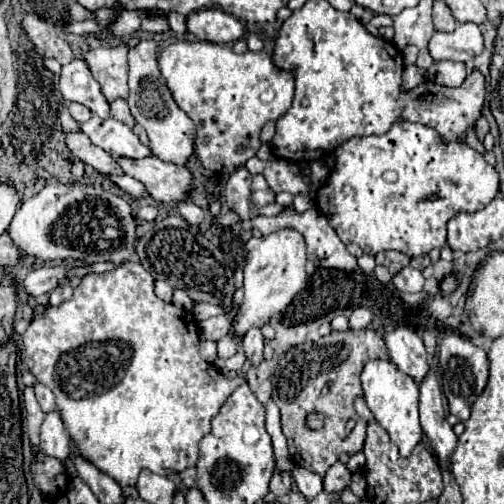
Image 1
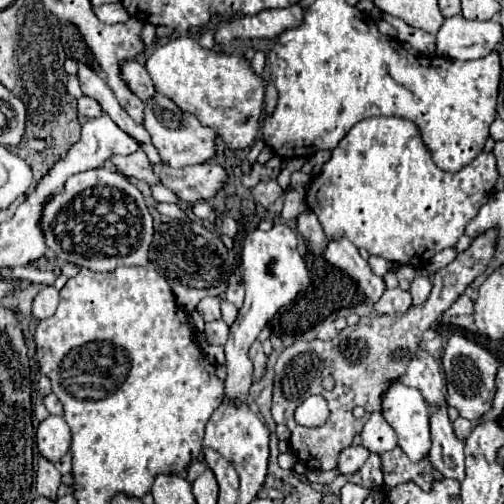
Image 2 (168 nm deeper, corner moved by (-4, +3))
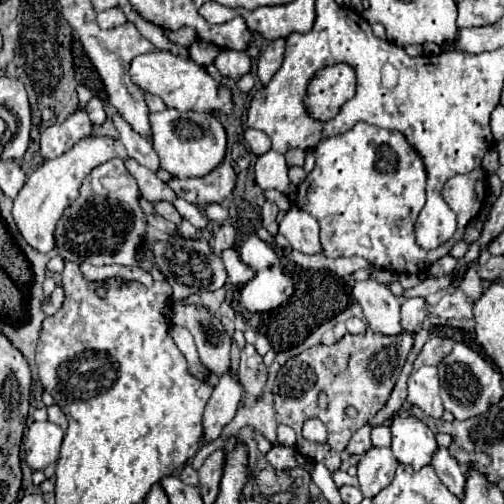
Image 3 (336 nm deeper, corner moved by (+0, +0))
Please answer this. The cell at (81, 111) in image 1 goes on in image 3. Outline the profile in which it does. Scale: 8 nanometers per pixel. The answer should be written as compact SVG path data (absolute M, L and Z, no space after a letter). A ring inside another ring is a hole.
M93 96L93 98L87 102L85 110L87 110L87 114L89 114L89 118L91 118L93 124L103 124L105 118L107 118L107 116L105 116L105 108L103 108L103 102L101 102L97 96Z

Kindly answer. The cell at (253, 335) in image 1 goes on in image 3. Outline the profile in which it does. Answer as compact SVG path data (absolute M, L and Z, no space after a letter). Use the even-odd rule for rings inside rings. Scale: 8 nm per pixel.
M245 344L245 348L241 350L239 378L241 378L245 392L251 398L259 398L259 394L267 382L267 366L263 364L263 358L257 354L253 344Z

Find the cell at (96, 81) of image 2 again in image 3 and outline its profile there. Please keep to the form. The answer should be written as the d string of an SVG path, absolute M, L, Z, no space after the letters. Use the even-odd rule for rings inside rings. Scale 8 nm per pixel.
M113 114L113 124L115 124L117 132L119 132L119 142L121 142L121 144L125 146L125 150L127 150L127 156L129 156L129 158L135 158L139 164L143 164L143 166L151 168L153 172L157 172L157 168L159 168L159 158L157 158L157 154L155 154L155 150L153 150L153 146L151 146L151 142L149 142L149 138L137 134L137 132L123 120L121 114Z

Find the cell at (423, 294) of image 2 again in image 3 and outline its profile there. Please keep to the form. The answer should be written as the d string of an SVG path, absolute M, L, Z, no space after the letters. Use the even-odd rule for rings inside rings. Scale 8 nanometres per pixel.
M409 298L401 304L401 326L407 332L417 332L425 318L425 298Z

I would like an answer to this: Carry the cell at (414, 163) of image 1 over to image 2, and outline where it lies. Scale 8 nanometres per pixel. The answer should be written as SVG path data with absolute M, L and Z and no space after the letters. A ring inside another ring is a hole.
M369 117L369 119L359 121L359 123L339 141L339 145L331 151L331 157L329 157L329 161L323 165L321 175L315 177L315 179L311 181L311 185L309 185L309 189L307 189L307 205L309 205L309 209L319 217L327 239L335 241L335 239L345 237L345 239L349 239L357 249L365 247L365 249L369 251L369 255L379 255L379 257L383 257L383 259L387 259L387 261L391 261L391 263L397 263L397 265L411 265L411 267L415 267L415 269L421 269L421 267L427 267L427 265L429 265L429 261L431 261L431 257L433 257L435 253L439 253L439 251L445 249L445 247L453 247L453 245L457 243L457 239L465 233L467 223L469 223L469 221L479 213L479 209L487 203L489 195L491 195L493 189L495 189L497 177L499 177L499 173L497 173L497 167L495 167L495 157L493 157L493 153L481 153L479 157L475 157L475 161L473 161L471 165L463 167L461 171L457 171L457 173L447 173L447 171L441 171L441 169L433 163L431 153L429 153L429 149L425 147L423 139L419 137L419 129L417 129L417 125L415 125L413 121L407 121L407 119L401 119L401 117Z

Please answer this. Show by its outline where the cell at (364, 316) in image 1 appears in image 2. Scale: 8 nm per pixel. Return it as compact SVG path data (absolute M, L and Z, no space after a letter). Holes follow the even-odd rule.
M387 289L383 297L373 305L377 313L403 313L411 307L411 295L403 289Z

